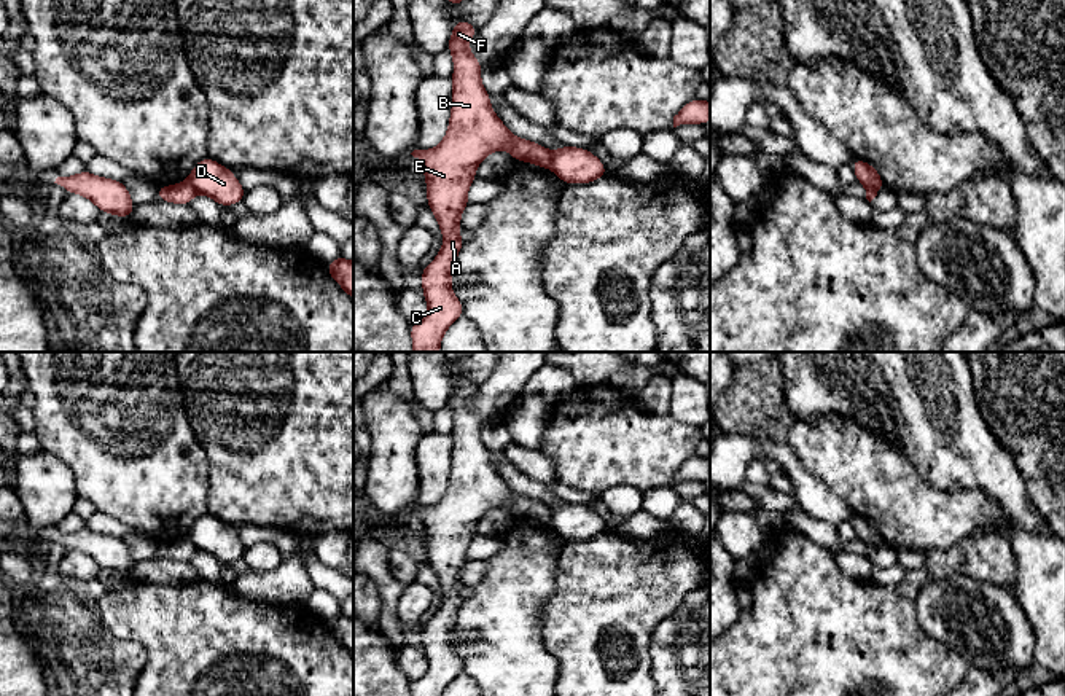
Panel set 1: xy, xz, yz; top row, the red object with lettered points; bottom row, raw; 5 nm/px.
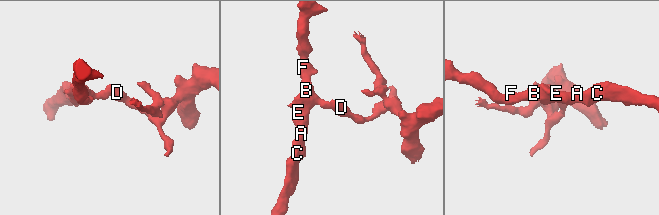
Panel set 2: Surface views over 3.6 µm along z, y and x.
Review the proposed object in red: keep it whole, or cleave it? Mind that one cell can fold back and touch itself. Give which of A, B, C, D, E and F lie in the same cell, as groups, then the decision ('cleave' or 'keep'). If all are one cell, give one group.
A B C E F / D; cleave

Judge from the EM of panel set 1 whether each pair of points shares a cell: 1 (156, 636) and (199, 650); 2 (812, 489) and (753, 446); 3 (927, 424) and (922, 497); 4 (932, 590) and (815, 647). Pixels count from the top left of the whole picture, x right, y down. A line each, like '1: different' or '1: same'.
1: same
2: same
3: different
4: different

